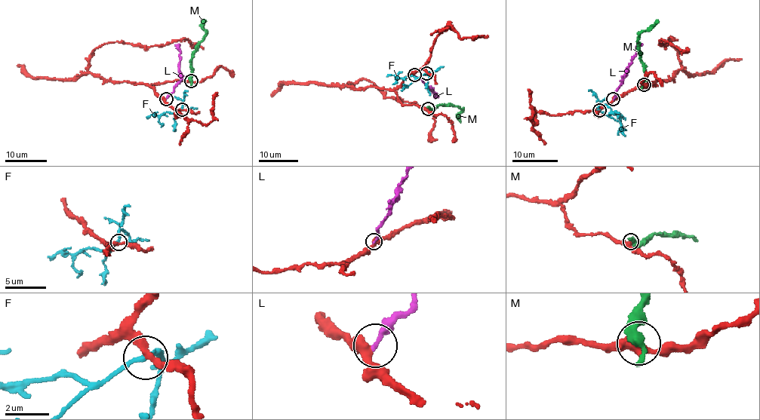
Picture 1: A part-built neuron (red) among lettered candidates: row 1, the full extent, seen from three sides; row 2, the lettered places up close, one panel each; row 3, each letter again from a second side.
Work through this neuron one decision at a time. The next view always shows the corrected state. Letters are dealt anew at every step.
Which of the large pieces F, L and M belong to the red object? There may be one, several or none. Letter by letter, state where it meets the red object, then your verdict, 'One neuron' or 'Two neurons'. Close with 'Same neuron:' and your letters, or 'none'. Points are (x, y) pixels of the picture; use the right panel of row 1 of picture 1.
F: Touches red at (599, 110). Two neurons
L: Touches red at (613, 99). Two neurons
M: Touches red at (644, 84). Two neurons
Same neuron: none

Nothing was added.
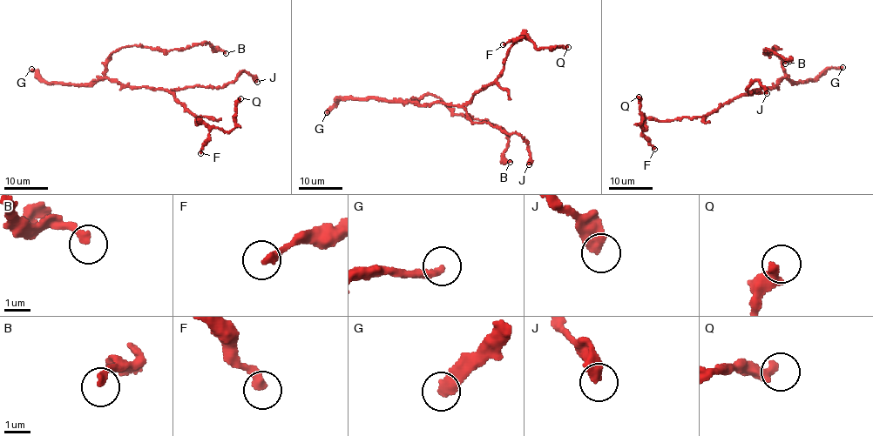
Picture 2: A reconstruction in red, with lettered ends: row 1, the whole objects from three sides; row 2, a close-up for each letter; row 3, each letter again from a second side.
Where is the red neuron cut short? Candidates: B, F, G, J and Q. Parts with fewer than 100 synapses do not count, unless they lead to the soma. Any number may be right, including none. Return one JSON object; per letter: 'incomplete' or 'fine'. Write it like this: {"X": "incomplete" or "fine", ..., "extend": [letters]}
{"B": "fine", "F": "fine", "G": "incomplete", "J": "fine", "Q": "fine", "extend": ["G"]}

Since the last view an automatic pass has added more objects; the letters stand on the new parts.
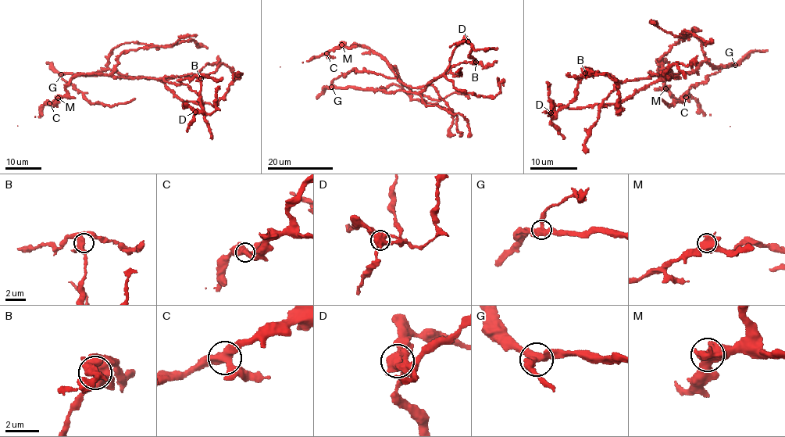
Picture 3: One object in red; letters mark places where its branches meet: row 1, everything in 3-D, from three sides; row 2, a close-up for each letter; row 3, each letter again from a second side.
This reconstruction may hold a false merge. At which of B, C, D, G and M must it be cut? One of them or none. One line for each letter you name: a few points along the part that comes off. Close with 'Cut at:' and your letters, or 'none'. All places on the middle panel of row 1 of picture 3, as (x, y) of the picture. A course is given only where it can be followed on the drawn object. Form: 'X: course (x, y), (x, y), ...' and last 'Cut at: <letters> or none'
D: course (469, 41), (473, 62), (459, 62), (417, 87), (404, 85), (380, 55), (358, 44), (337, 46), (280, 66)
Cut at: D

